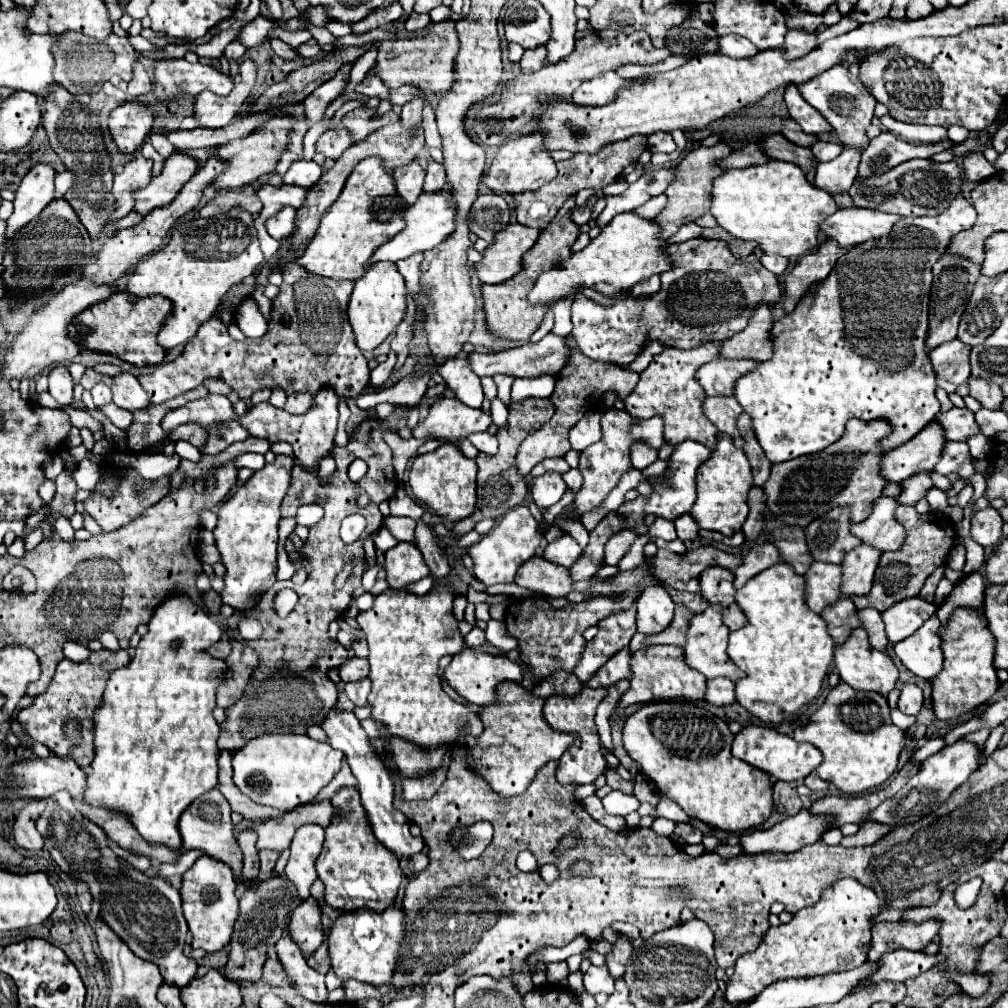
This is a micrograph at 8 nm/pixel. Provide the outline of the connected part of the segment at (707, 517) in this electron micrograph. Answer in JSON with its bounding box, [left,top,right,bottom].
[690,435,752,537]

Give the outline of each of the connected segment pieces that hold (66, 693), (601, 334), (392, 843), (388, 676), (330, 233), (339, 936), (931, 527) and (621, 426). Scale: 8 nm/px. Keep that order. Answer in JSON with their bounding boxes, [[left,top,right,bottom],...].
[[18,649,130,767],[572,237,782,363],[320,709,424,857],[356,587,482,761],[296,157,406,281],[328,907,404,987],[852,505,956,613],[574,409,664,519]]

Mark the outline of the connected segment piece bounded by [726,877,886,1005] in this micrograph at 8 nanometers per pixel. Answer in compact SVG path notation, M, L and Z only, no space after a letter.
M840 879L822 891L816 905L800 909L794 919L780 927L770 927L764 933L756 951L742 955L736 961L736 973L726 985L726 1003L752 1001L770 983L786 977L814 977L834 971L848 971L868 959L872 941L872 919L884 911L886 903L872 893L872 887L856 879Z

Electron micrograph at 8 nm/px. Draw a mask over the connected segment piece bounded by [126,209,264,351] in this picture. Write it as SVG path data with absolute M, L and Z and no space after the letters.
M232 209L226 215L216 215L210 219L198 217L190 221L178 221L170 231L168 245L134 267L126 283L128 293L136 297L162 295L172 303L172 313L168 319L164 319L158 333L158 345L164 351L170 351L176 345L192 339L198 327L214 315L224 293L234 283L240 283L252 275L264 261L256 229L252 229L252 225L252 215L240 209Z

